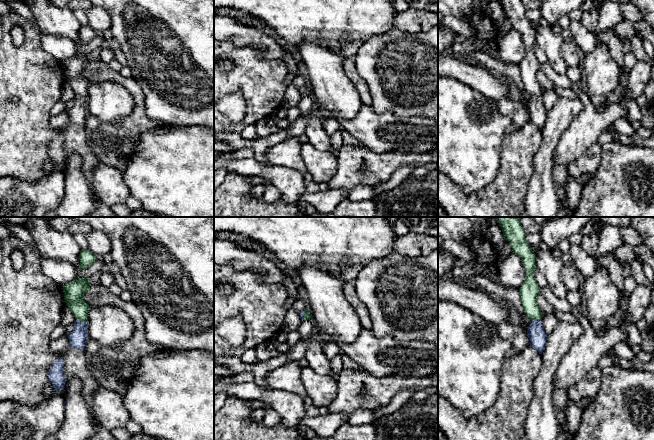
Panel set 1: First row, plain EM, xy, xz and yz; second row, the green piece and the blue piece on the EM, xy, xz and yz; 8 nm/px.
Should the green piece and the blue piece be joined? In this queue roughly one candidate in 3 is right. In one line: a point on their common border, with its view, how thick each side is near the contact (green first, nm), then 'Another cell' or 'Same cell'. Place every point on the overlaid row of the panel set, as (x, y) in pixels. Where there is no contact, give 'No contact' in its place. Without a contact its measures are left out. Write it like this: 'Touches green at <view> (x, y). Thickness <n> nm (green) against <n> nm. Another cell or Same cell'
Touches green at xy (81, 320). Thickness 160 nm (green) against 150 nm. Same cell

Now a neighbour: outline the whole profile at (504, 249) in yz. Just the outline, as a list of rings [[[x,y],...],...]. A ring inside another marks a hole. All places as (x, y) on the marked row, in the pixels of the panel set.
[[[503,238],[503,240],[496,245],[497,253],[503,262],[510,254],[513,253],[510,243]]]

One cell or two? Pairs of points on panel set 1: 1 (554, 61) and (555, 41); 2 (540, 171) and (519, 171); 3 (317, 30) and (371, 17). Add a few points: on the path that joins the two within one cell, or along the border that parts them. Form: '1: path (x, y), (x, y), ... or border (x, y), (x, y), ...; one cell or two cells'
1: path (554, 56), (554, 46); one cell
2: border (539, 148), (534, 156), (534, 172), (526, 193); two cells
3: path (330, 17), (358, 17); one cell

